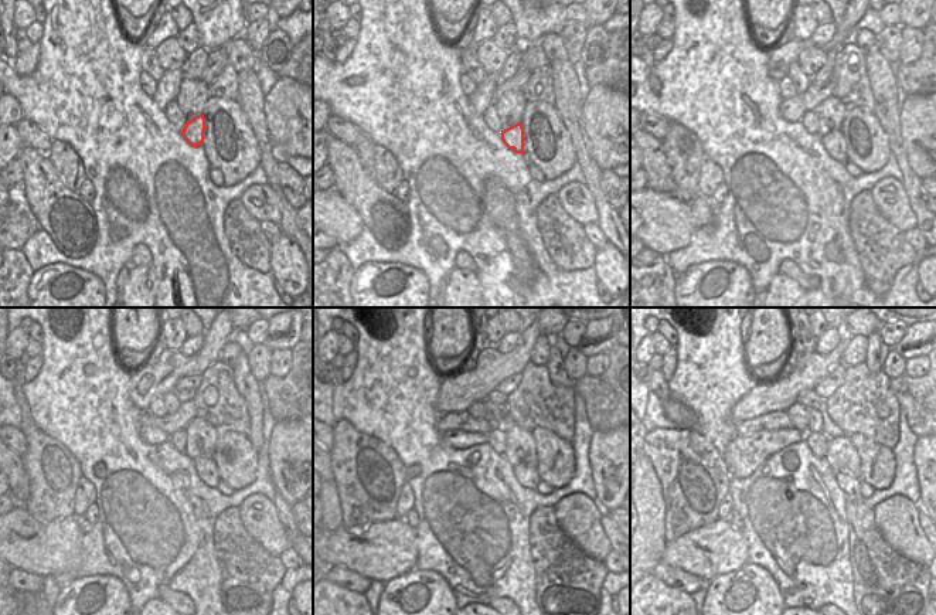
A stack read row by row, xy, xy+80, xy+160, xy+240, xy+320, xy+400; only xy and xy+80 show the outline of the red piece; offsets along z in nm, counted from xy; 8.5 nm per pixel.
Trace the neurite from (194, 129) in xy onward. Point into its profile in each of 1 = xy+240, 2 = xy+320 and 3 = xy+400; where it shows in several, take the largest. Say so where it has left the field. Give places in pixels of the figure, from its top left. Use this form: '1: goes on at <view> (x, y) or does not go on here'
1: goes on at xy+240 (207, 472)
2: goes on at xy+320 (527, 476)
3: goes on at xy+400 (848, 485)

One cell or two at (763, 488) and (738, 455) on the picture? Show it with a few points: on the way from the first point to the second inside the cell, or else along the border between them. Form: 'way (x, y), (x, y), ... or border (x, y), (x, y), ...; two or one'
border (778, 452), (768, 456), (748, 476), (732, 478); two

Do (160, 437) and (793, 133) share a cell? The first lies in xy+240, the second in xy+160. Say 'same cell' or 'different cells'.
different cells

